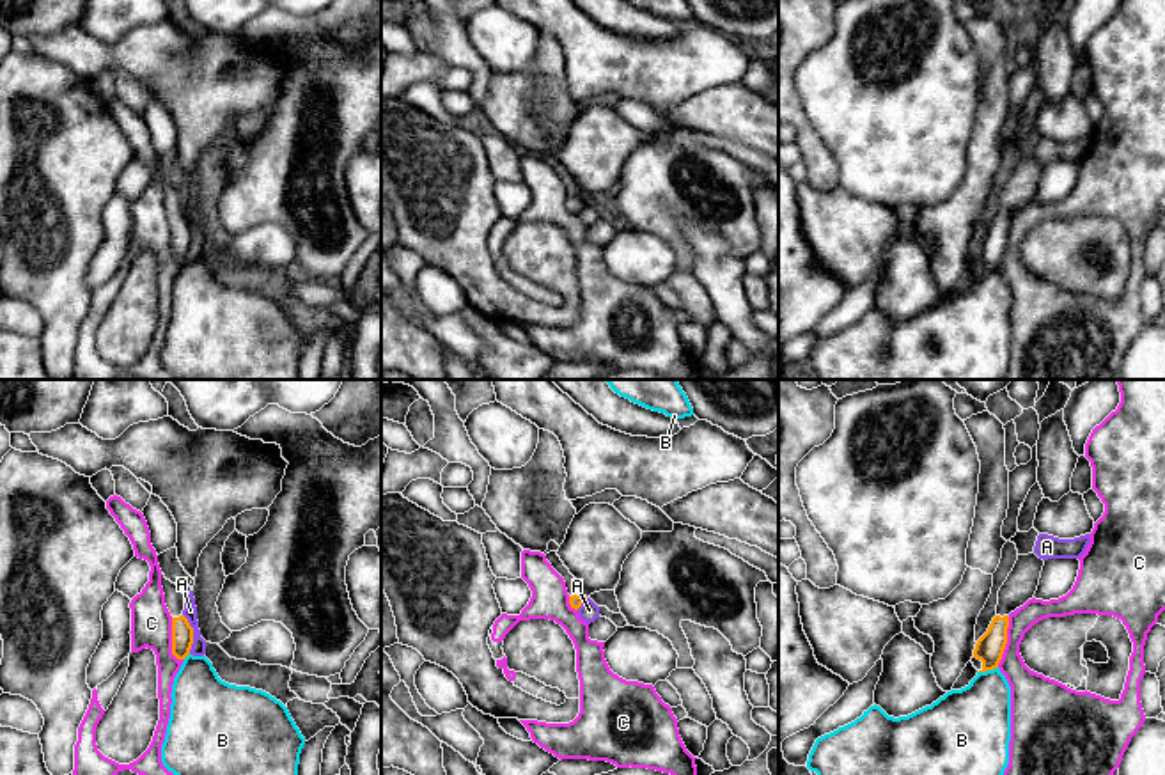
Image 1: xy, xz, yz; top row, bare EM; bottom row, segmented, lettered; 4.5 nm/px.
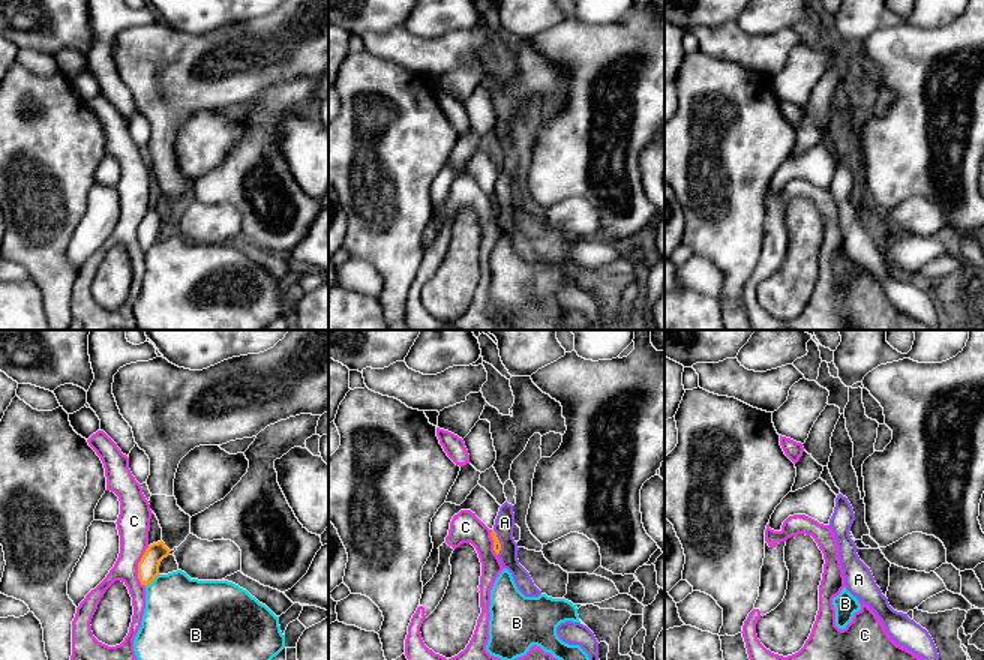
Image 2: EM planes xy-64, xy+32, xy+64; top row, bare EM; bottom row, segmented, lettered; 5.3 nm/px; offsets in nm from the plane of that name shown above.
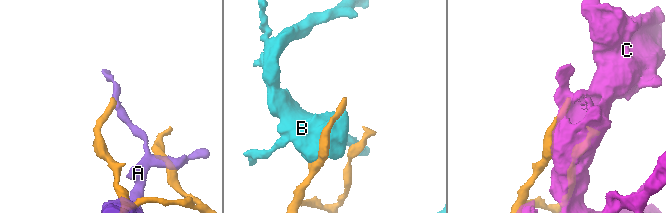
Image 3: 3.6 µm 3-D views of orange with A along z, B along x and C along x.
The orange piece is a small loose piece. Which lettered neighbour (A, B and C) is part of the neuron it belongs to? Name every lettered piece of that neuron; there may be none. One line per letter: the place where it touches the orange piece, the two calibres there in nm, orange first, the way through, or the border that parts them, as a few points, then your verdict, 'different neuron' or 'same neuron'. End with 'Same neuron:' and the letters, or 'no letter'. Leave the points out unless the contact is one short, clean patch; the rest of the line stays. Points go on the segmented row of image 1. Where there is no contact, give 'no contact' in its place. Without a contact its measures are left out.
A: contact xy (192, 634); calibres 100 and 60 nm; different neuron
B: contact yz (988, 669); calibres 130 and 320 nm; different neuron
C: contact yz (1006, 641); calibres 130 and 180 nm; different neuron
Same neuron: no letter

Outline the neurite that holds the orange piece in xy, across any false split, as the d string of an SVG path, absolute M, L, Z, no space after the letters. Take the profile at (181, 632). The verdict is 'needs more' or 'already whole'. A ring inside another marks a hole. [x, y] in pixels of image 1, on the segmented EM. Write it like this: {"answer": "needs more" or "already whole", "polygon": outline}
{"answer": "needs more", "polygon": "M161 573L161 587L165 594L165 605L172 615L172 654L177 660L184 660L190 654L193 644L193 628L183 615L184 594L176 583L167 580L163 573Z"}

